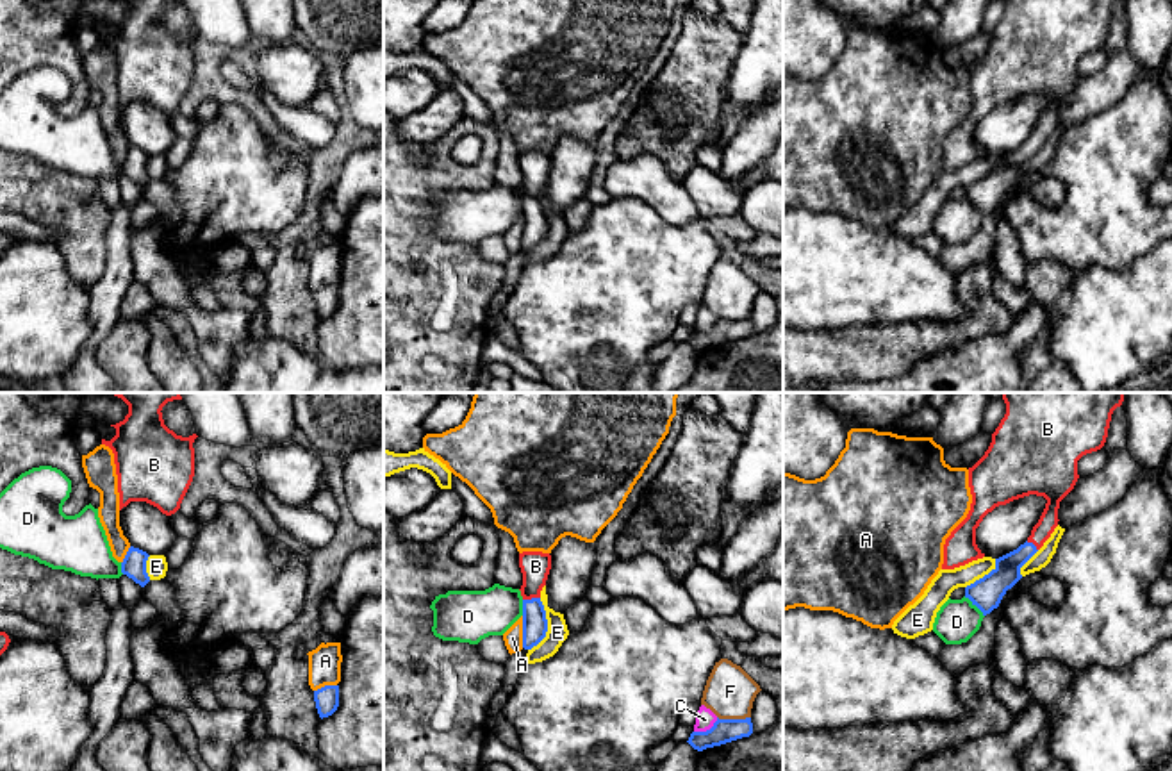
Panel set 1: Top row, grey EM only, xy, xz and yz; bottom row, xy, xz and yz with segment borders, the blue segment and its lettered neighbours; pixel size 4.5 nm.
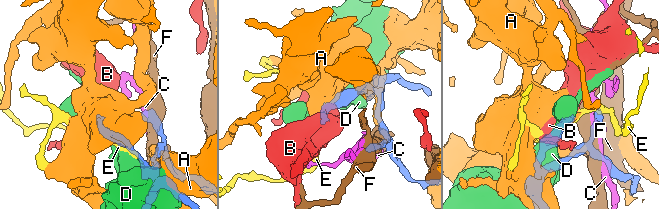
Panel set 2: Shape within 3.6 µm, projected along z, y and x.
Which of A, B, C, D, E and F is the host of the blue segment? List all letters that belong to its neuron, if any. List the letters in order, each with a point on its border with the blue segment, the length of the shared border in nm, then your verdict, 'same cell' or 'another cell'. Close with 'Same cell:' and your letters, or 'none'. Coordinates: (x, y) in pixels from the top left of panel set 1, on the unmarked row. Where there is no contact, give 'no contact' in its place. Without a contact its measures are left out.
A: contact xz (523, 232); length 140 nm; another cell
B: contact xz (532, 198); length 80 nm; same cell
C: contact xz (707, 331); length 130 nm; another cell
D: contact yz (974, 204); length 130 nm; another cell
E: contact xz (546, 225); length 240 nm; another cell
F: contact xz (734, 320); length 150 nm; another cell
Same cell: B

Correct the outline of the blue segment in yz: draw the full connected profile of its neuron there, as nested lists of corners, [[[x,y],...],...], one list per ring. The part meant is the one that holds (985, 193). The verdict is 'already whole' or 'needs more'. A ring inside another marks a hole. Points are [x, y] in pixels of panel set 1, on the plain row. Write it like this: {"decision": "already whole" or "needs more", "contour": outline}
{"decision": "needs more", "contour": [[[1004,0],[1006,14],[992,34],[988,50],[969,68],[970,111],[945,139],[942,170],[954,170],[985,157],[976,145],[976,128],[995,107],[1029,95],[1044,96],[1047,104],[1028,141],[1017,150],[995,159],[995,168],[988,175],[965,187],[965,198],[969,198],[983,216],[999,207],[1006,191],[1022,178],[1020,168],[1044,146],[1058,127],[1060,102],[1074,89],[1079,79],[1077,61],[1104,46],[1111,14],[1122,2],[1124,0]]]}

